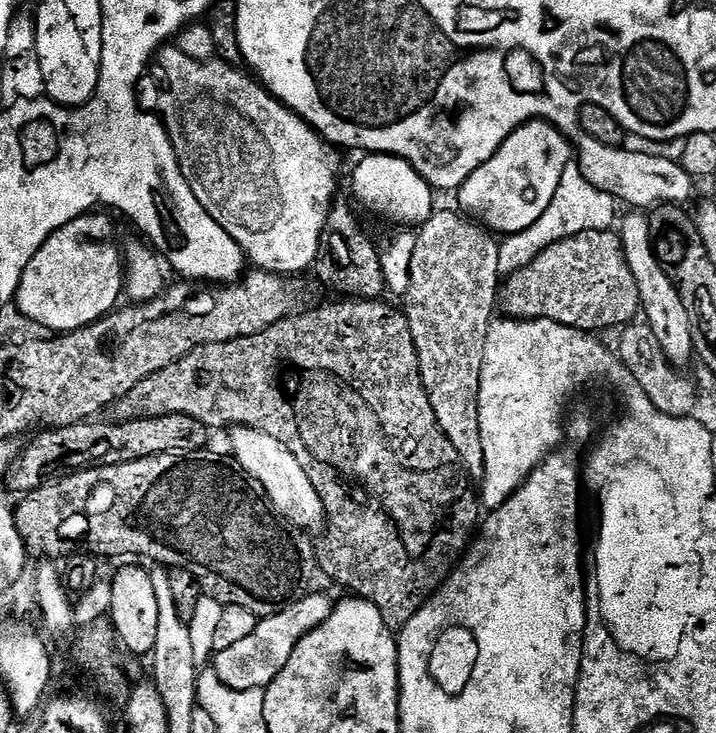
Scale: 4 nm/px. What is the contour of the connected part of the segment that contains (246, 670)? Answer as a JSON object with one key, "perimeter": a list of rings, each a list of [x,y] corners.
{"perimeter":[[[315,592],[301,596],[295,604],[285,604],[272,616],[263,617],[246,638],[239,640],[234,646],[216,652],[214,670],[218,678],[222,678],[222,682],[226,682],[226,686],[234,690],[267,688],[274,678],[278,678],[282,666],[290,662],[290,654],[294,654],[300,639],[317,628],[332,613],[334,600]]]}

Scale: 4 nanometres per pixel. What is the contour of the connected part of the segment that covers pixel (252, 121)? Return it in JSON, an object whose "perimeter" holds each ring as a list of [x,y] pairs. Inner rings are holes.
{"perimeter":[[[165,46],[152,57],[150,65],[150,80],[152,76],[152,88],[156,91],[157,109],[155,108],[155,111],[164,122],[164,129],[167,130],[170,142],[174,146],[182,174],[190,182],[190,190],[194,190],[198,202],[202,202],[210,218],[214,218],[214,222],[218,222],[218,226],[222,226],[222,230],[226,230],[226,234],[230,234],[230,238],[238,242],[249,265],[255,266],[261,272],[275,272],[277,276],[288,278],[293,275],[291,272],[304,272],[307,268],[309,271],[315,265],[320,235],[326,226],[328,212],[334,206],[332,195],[336,192],[336,179],[340,176],[339,154],[341,153],[329,144],[311,124],[305,122],[285,104],[281,104],[247,71],[244,71],[245,73],[239,71],[242,71],[239,67],[230,65],[222,59],[195,60],[182,54],[182,50],[178,50],[175,46]]]}

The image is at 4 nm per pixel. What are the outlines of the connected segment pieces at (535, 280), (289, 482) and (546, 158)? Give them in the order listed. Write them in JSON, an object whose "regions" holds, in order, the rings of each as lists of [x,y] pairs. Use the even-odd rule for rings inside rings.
{"regions":[[[[586,230],[546,246],[525,268],[519,268],[503,281],[498,293],[498,304],[503,315],[513,320],[553,320],[562,326],[583,332],[604,334],[607,328],[619,329],[637,319],[641,311],[638,283],[624,256],[623,242],[615,231]]],[[[243,426],[233,427],[230,435],[232,435],[232,452],[236,455],[235,463],[262,482],[268,501],[279,510],[281,518],[305,530],[313,530],[312,528],[316,527],[319,529],[325,523],[322,498],[314,482],[308,477],[306,470],[302,470],[298,458],[294,458],[294,454],[290,454],[290,450],[282,446],[282,442],[270,438],[270,434],[262,430]]],[[[531,120],[504,140],[503,146],[457,191],[459,209],[500,236],[528,229],[546,212],[561,184],[574,150],[563,132],[547,121]]]]}

